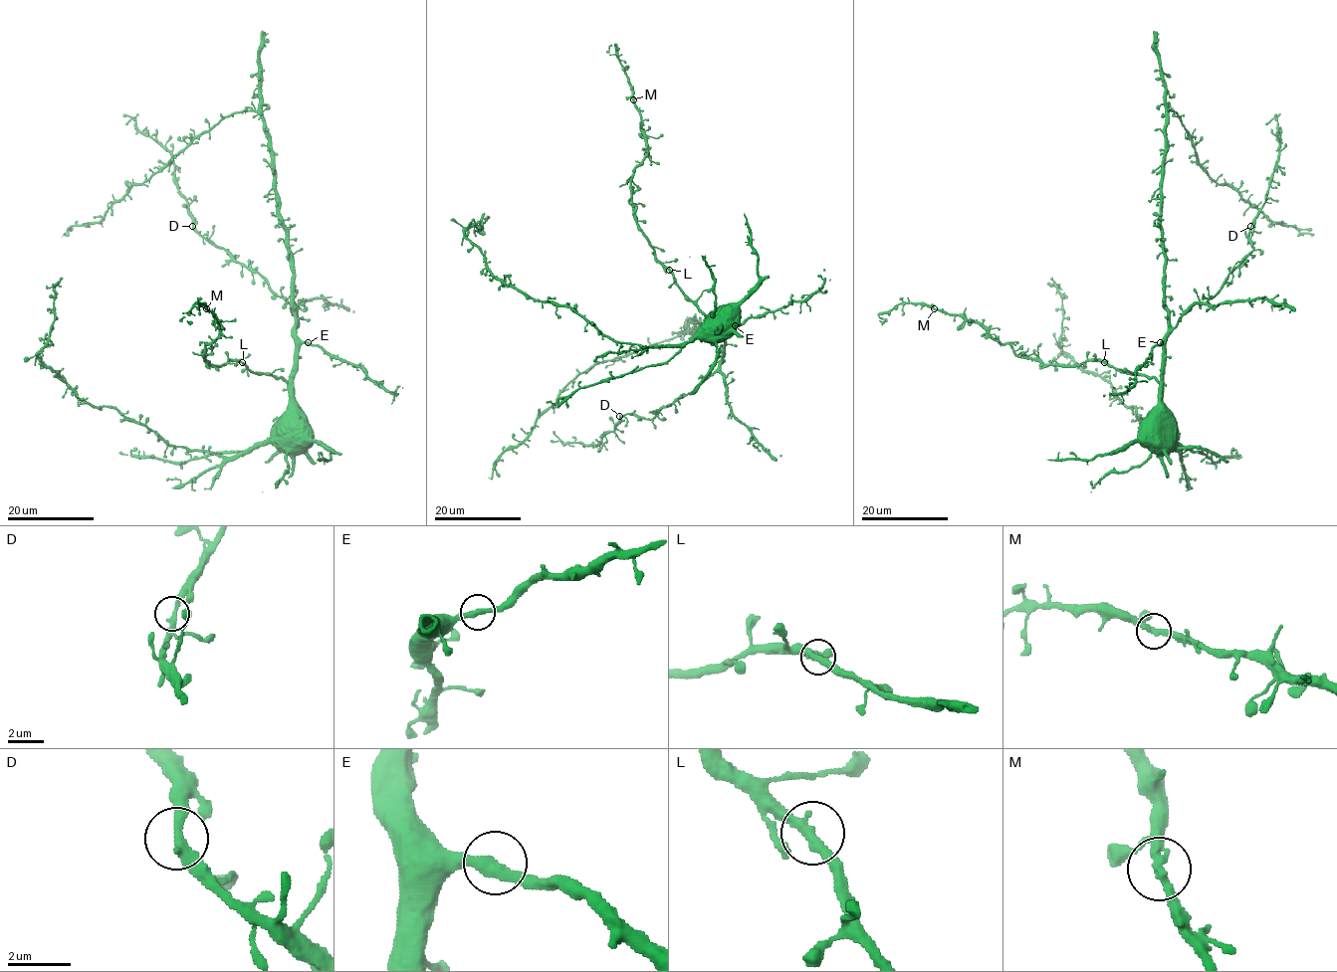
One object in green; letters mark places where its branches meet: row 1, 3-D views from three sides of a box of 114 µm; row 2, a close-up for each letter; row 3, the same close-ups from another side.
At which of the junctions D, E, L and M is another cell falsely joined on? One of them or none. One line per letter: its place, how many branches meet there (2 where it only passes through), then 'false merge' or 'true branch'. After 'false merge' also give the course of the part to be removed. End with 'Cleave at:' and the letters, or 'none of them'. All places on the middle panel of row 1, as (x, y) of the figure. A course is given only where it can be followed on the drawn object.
D: (619, 416) | 2 | true branch
E: (735, 325) | 2 | true branch
L: (669, 270) | 2 | true branch
M: (633, 99) | 2 | true branch
Cleave at: none of them

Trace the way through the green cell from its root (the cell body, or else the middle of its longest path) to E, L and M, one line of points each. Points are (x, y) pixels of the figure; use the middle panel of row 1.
E: (722, 310), (720, 325), (735, 325)
L: (722, 310), (720, 321), (715, 324), (684, 293), (669, 270)
M: (722, 310), (715, 324), (684, 293), (656, 259), (637, 222), (631, 176), (645, 156), (645, 139), (632, 100)

